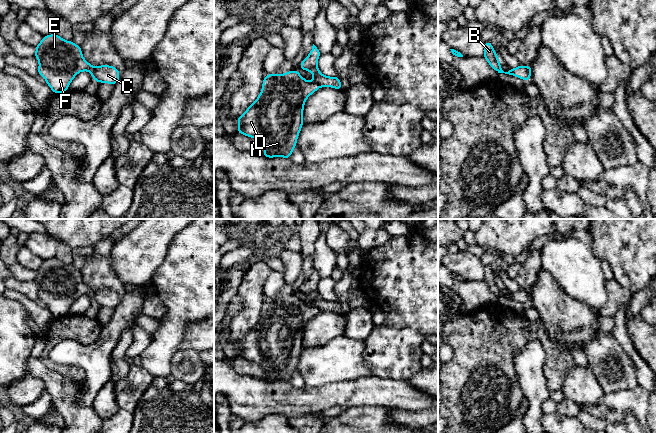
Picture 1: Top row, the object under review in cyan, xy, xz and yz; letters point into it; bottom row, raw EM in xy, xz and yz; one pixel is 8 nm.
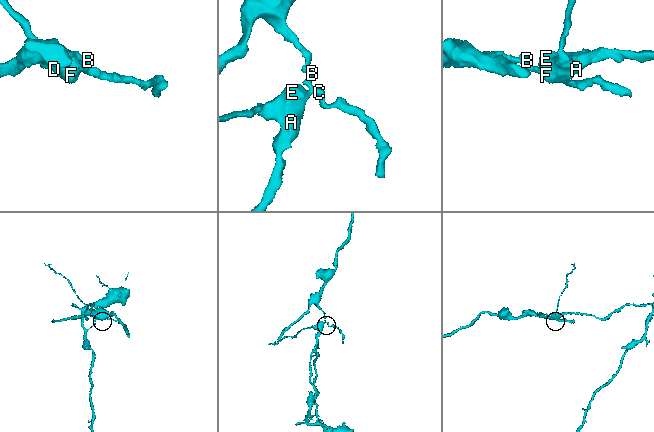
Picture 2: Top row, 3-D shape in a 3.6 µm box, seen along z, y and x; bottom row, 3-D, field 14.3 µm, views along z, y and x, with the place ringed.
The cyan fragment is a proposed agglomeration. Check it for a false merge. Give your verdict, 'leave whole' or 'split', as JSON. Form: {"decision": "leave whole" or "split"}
{"decision": "split"}

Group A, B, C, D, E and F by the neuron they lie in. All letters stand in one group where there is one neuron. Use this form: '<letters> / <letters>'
A D E F / B C

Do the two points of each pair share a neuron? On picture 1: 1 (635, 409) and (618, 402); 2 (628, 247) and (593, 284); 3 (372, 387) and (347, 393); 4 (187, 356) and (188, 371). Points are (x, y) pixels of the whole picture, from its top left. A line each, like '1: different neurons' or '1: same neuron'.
1: same neuron
2: different neurons
3: same neuron
4: same neuron

